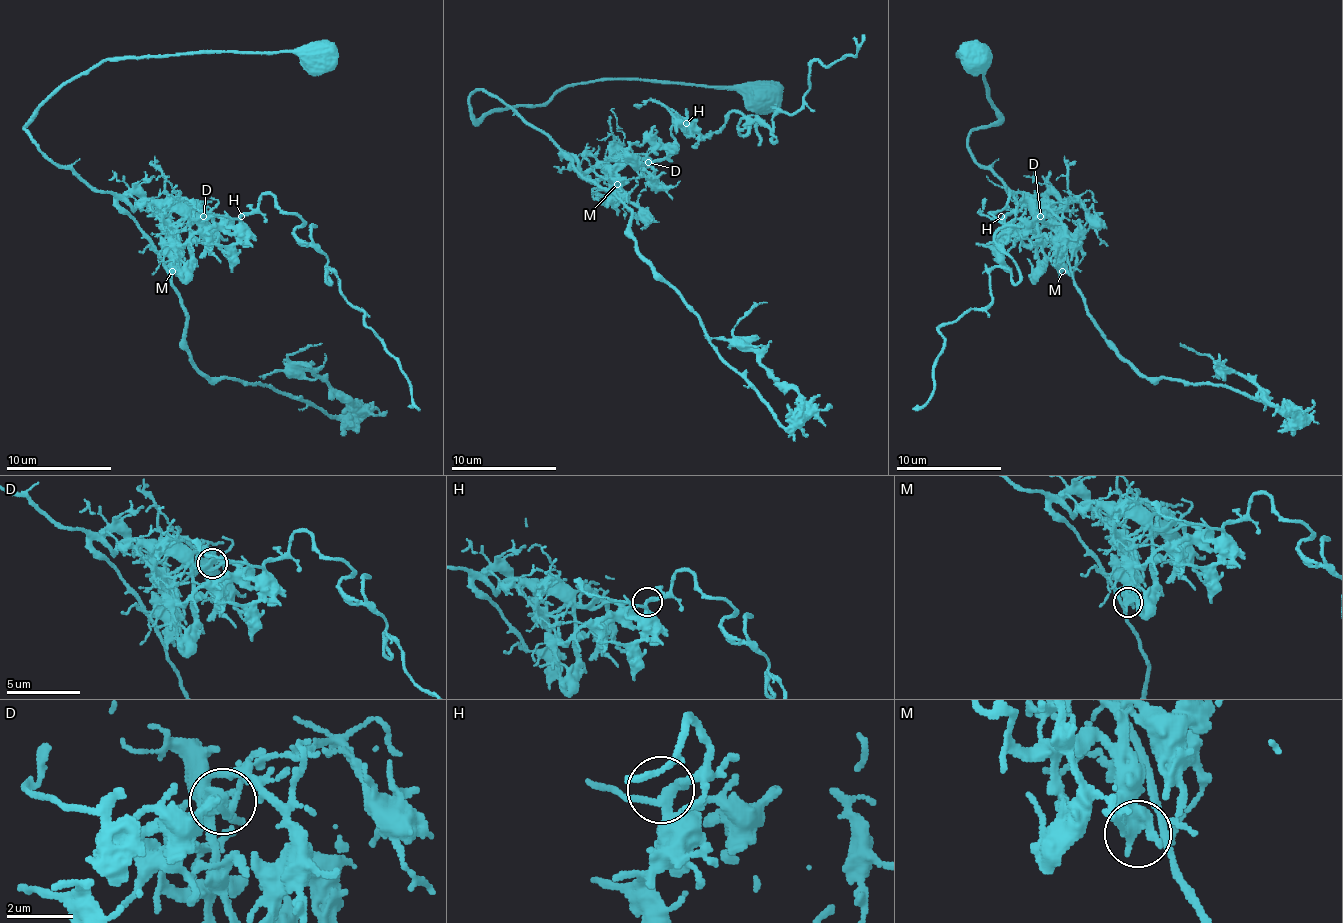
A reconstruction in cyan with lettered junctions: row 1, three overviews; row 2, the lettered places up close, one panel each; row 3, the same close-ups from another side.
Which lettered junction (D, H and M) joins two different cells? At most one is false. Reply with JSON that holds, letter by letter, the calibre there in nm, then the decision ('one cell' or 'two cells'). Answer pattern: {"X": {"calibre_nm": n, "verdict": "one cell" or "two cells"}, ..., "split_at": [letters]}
{"D": {"calibre_nm": 240, "verdict": "two cells"}, "H": {"calibre_nm": 240, "verdict": "one cell"}, "M": {"calibre_nm": 400, "verdict": "one cell"}, "split_at": ["D"]}

